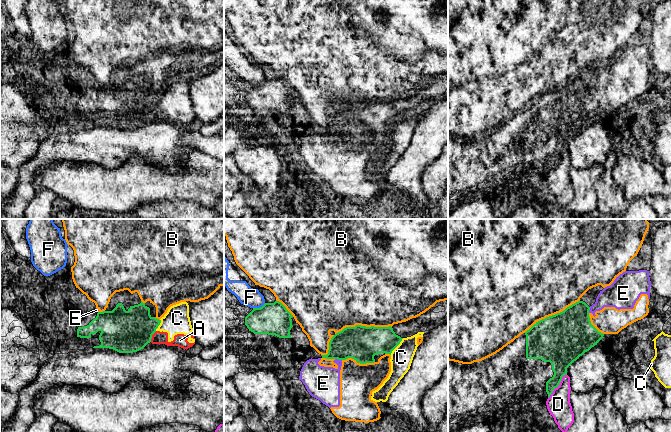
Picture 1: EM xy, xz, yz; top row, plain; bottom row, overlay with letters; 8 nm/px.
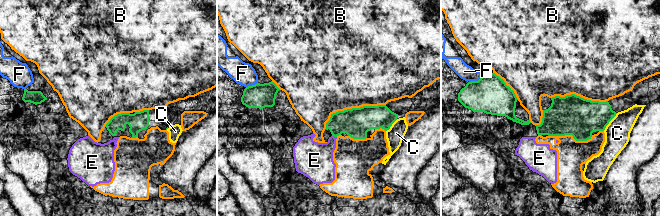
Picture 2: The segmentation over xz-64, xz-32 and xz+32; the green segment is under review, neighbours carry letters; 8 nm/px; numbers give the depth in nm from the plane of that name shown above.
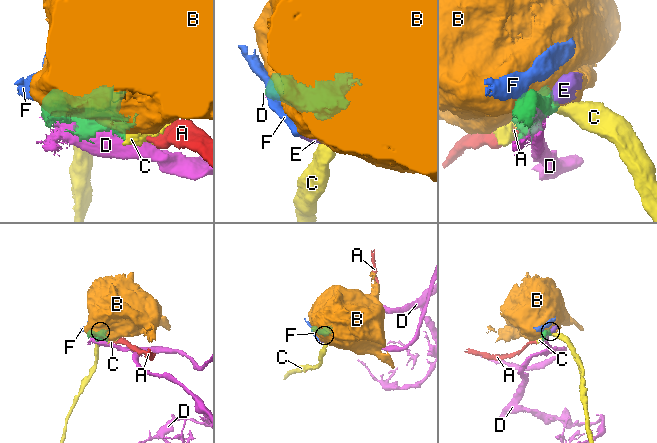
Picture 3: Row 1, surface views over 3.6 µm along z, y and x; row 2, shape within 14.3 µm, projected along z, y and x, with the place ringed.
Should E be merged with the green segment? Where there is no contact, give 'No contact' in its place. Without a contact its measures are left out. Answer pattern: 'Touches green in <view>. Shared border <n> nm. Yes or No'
Touches green in xz. Shared border 60 nm. Yes

